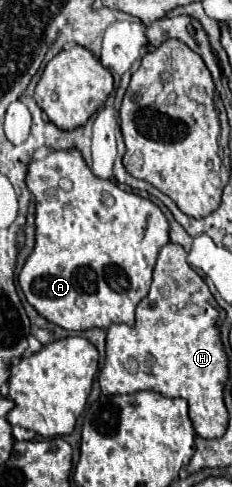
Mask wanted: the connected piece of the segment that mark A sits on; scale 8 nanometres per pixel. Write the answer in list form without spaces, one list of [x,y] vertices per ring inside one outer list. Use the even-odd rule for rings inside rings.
[[[53,151],[43,161],[31,161],[29,173],[27,173],[27,187],[31,189],[31,193],[35,195],[35,201],[37,201],[37,221],[35,221],[35,225],[37,225],[35,239],[37,241],[35,241],[33,253],[29,255],[27,263],[23,265],[23,269],[19,273],[19,285],[21,285],[23,293],[25,293],[25,299],[37,309],[39,315],[43,315],[51,323],[55,323],[55,325],[59,325],[63,329],[71,329],[71,331],[83,331],[83,329],[93,329],[93,327],[107,329],[111,323],[135,325],[135,307],[149,293],[151,273],[153,273],[159,249],[169,243],[169,223],[167,223],[163,211],[155,203],[151,203],[149,199],[143,199],[143,197],[139,197],[135,193],[127,193],[127,191],[119,189],[115,183],[111,183],[111,181],[97,179],[93,175],[93,171],[89,171],[87,163],[81,159],[79,151]]]

